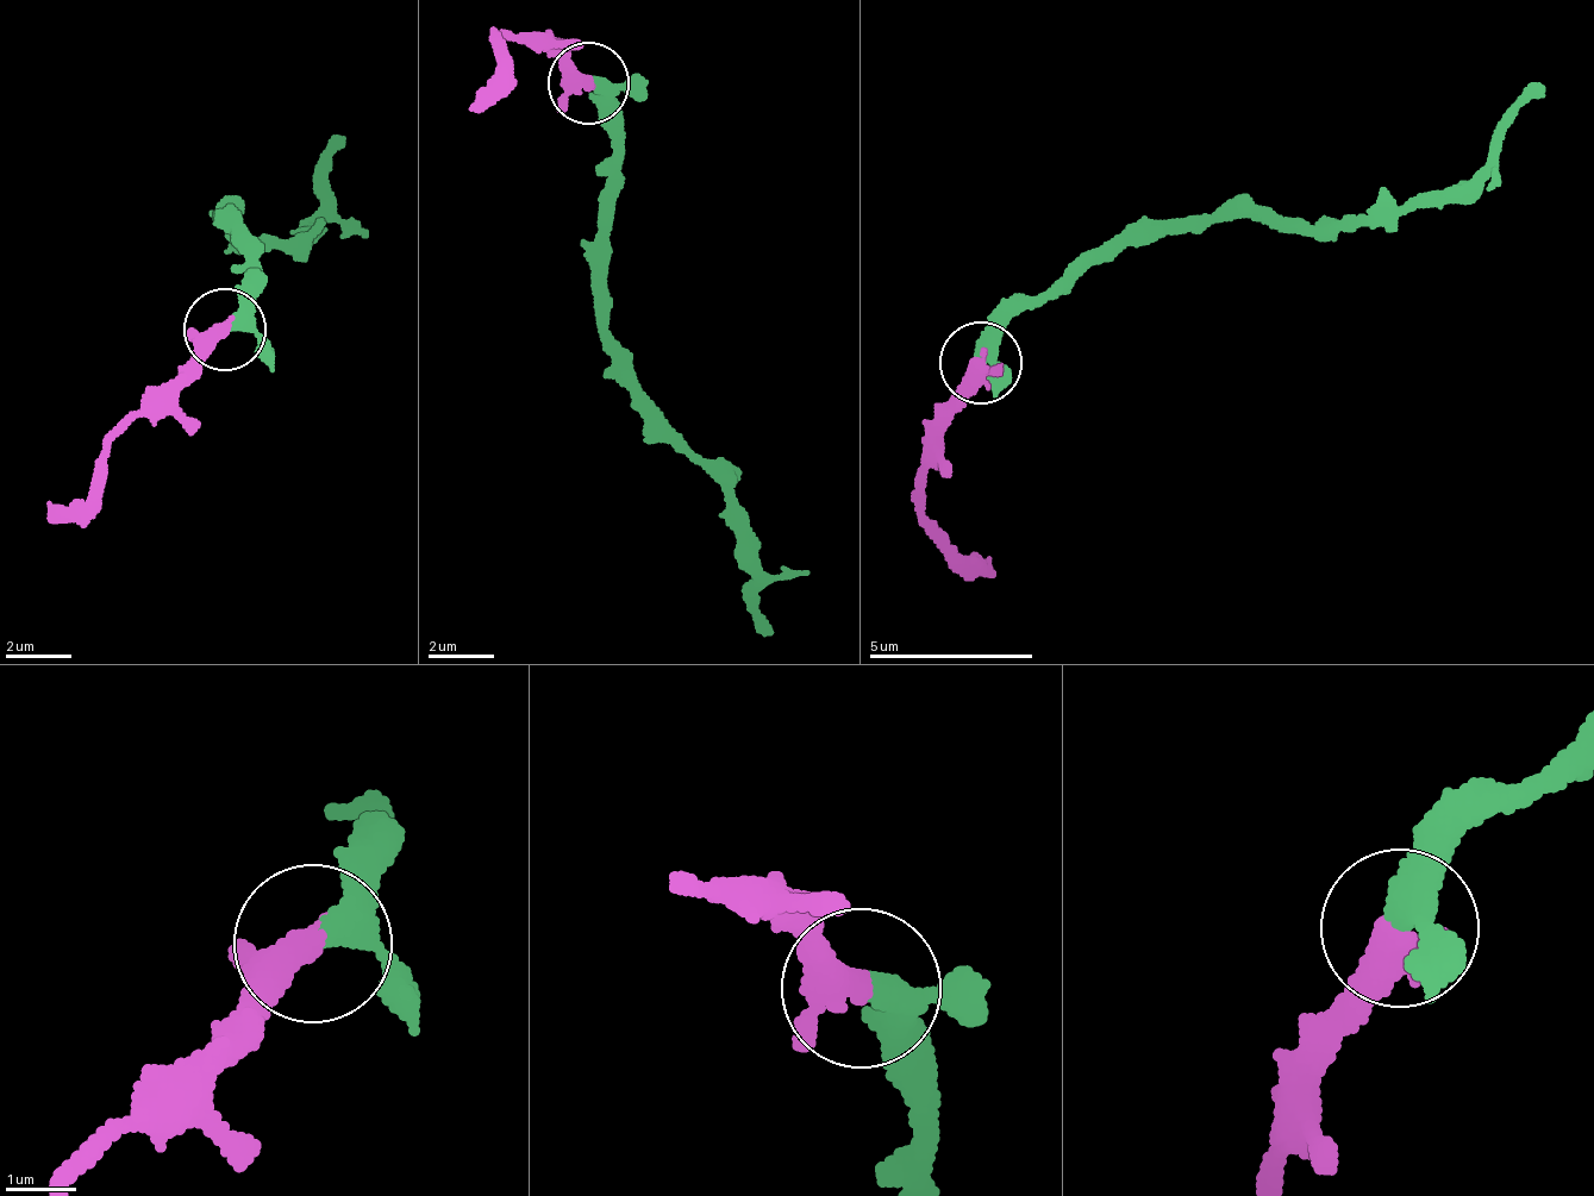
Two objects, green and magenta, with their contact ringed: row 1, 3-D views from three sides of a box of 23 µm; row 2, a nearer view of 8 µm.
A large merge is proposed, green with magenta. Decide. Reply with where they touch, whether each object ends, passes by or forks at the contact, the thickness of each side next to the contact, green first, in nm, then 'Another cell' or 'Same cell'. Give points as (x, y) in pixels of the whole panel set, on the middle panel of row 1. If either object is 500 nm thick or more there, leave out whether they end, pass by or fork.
Place: (588, 83). At the ring green passes by. At the ring magenta passes by. Thickness 320 nm (green) against 320 nm. Same cell

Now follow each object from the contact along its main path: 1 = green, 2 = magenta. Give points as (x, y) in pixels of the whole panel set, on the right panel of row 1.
1: (982, 361), (1024, 308), (1169, 231), (1261, 215), (1392, 213), (1454, 188), (1542, 85)
2: (982, 361), (948, 406), (919, 506), (995, 578)

